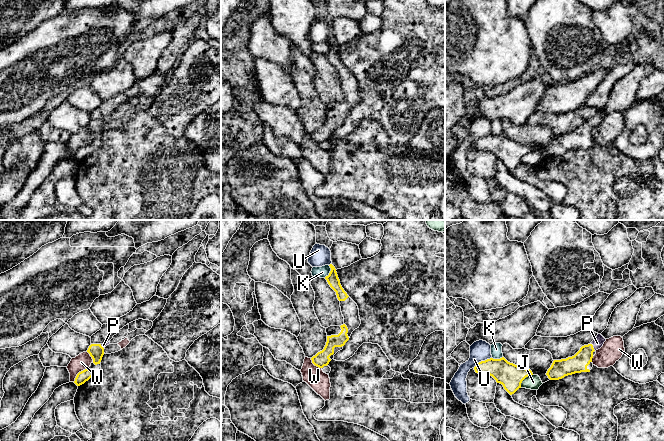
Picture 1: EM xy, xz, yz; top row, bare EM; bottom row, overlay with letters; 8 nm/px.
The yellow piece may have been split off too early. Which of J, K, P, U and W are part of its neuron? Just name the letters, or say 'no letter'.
P

